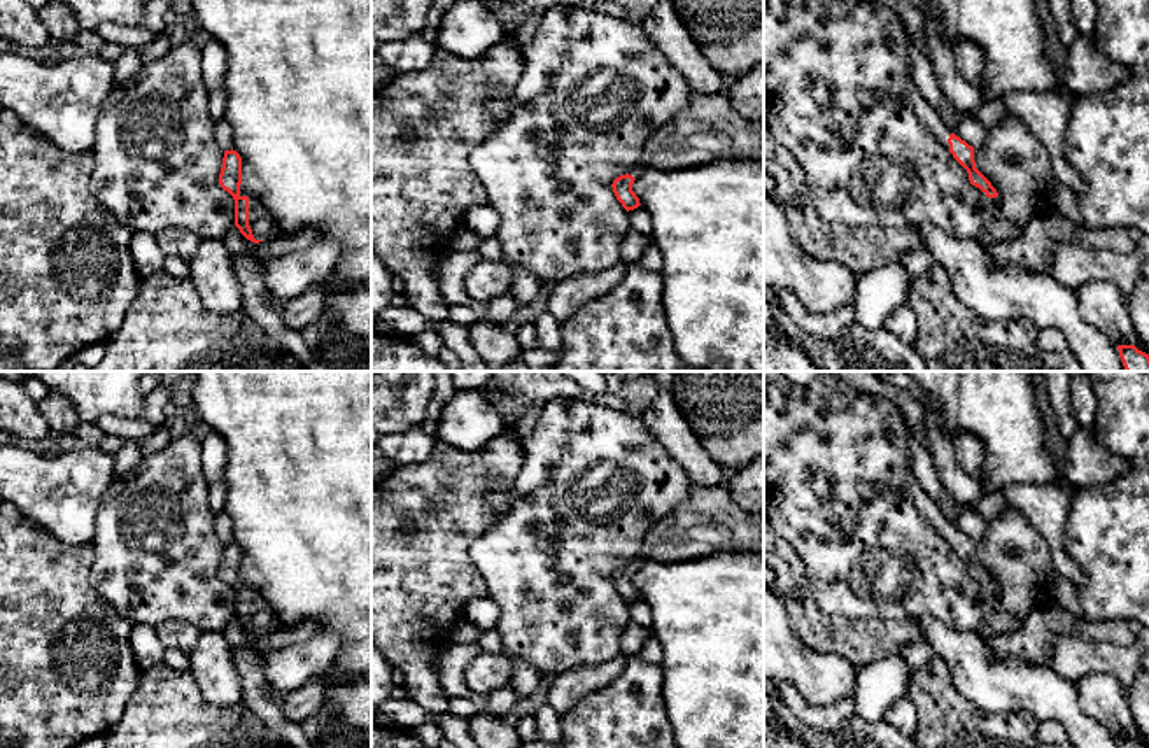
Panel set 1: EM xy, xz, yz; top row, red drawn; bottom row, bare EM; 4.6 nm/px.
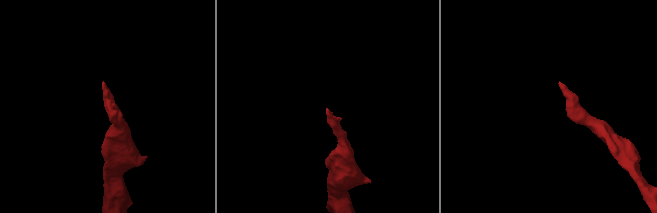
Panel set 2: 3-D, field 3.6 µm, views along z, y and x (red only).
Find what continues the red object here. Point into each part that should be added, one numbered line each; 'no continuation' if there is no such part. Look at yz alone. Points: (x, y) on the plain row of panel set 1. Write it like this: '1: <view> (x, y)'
1: yz (930, 512)

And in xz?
1: xz (708, 521)

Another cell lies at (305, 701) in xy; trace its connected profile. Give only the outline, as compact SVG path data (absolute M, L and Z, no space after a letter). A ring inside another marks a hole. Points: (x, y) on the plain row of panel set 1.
M315 678L284 697L282 709L291 722L303 723L314 716L324 704L329 681Z

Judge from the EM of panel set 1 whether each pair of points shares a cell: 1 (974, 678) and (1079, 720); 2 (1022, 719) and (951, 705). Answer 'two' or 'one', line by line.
1: one
2: one

